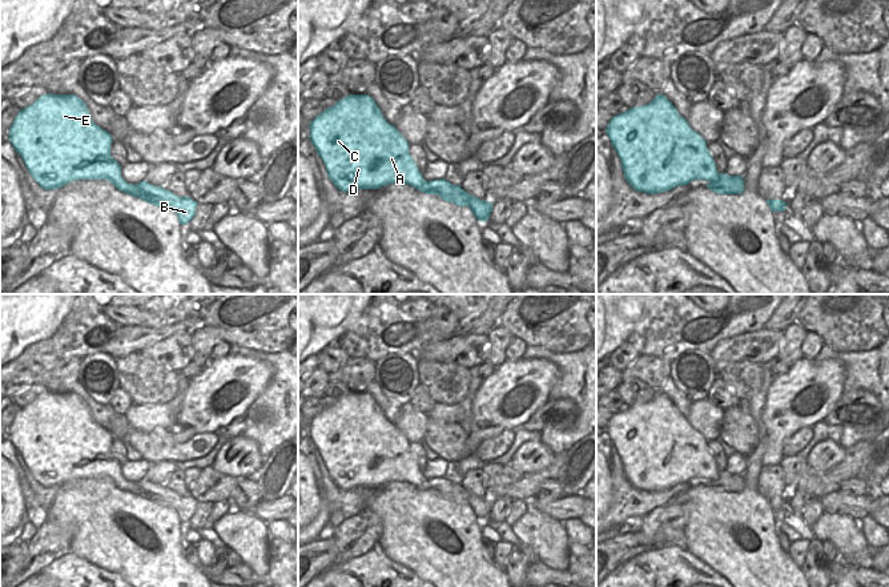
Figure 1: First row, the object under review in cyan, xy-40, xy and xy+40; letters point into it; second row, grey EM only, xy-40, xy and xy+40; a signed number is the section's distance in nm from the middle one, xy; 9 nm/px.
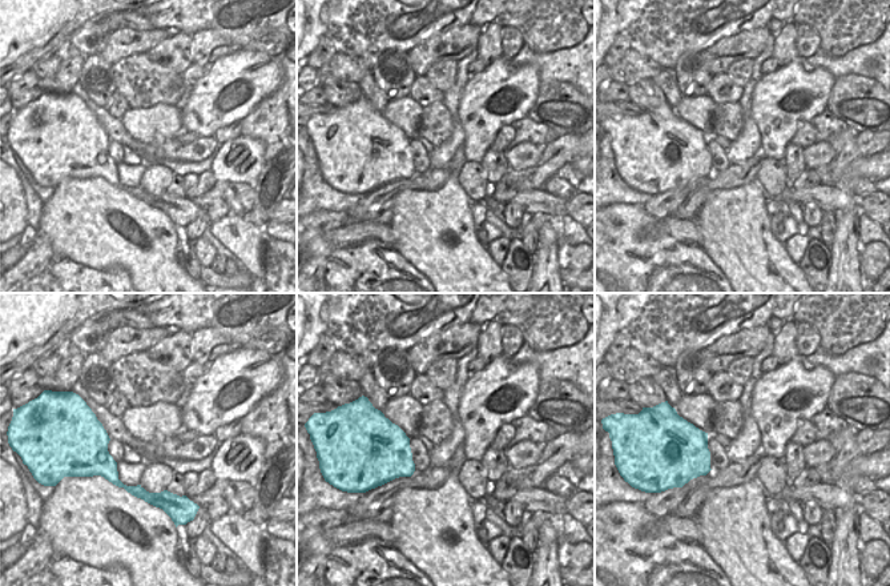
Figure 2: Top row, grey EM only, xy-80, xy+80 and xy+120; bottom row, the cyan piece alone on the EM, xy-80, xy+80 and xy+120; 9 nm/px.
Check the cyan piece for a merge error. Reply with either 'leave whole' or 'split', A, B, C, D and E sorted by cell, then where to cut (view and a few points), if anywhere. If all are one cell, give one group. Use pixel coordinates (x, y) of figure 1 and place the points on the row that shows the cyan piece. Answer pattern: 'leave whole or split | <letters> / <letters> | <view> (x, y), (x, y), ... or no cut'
leave whole | A B C D E | no cut

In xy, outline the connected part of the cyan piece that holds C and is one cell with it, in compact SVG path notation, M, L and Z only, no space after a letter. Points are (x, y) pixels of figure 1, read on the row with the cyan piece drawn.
M349 95L325 109L309 125L310 141L329 178L342 192L407 184L468 206L479 221L488 221L492 204L479 200L444 178L426 181L409 153L409 142L389 124L373 97Z

